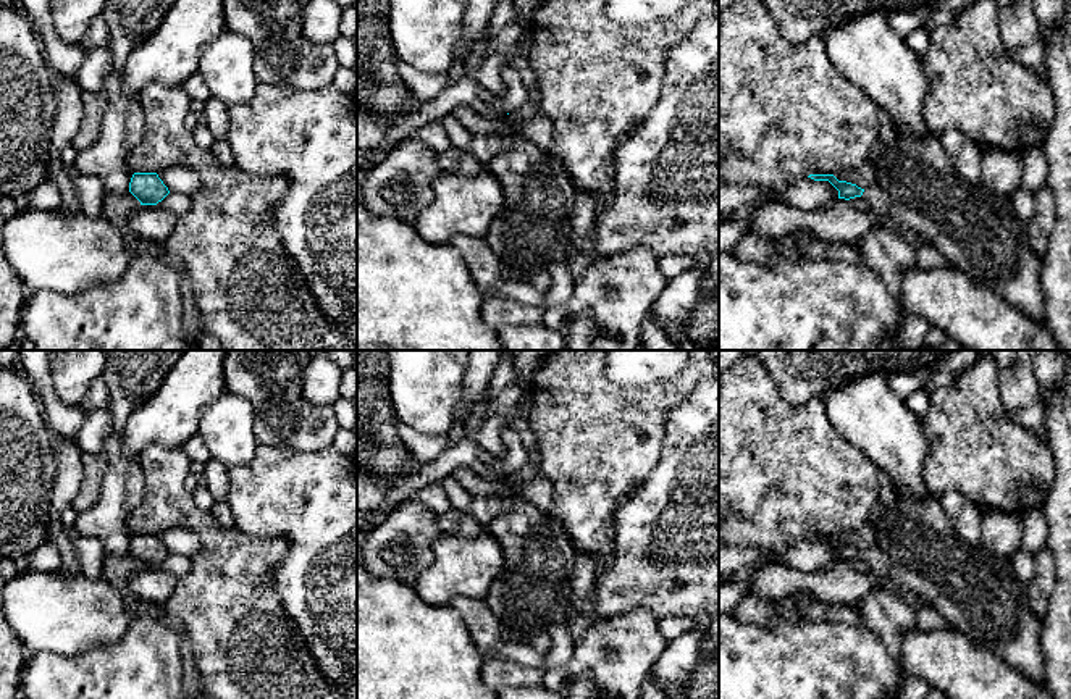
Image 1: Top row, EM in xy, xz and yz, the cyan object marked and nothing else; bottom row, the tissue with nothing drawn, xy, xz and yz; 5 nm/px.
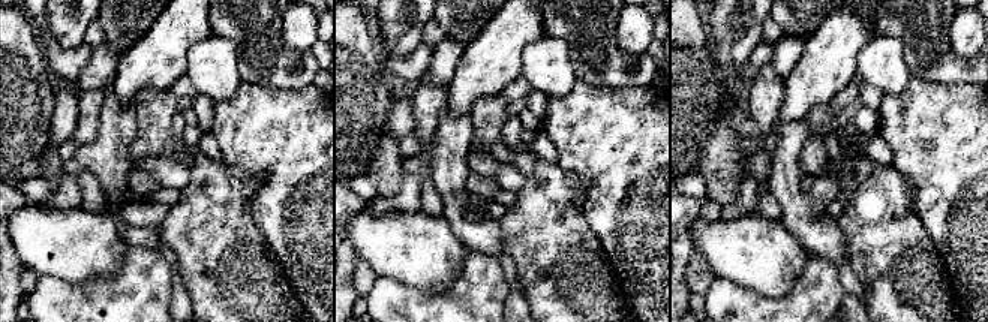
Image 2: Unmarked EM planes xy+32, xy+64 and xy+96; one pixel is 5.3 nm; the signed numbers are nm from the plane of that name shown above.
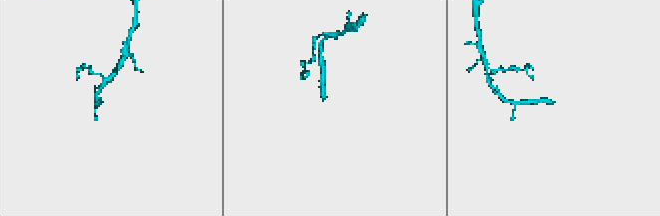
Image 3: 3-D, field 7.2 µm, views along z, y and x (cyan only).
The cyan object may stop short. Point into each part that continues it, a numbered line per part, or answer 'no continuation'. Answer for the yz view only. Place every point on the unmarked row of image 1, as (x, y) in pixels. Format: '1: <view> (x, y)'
1: yz (916, 546)

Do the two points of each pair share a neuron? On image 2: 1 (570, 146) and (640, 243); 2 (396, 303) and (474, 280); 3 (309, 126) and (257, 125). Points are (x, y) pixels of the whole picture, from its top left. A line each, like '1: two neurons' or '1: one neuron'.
1: one neuron
2: one neuron
3: one neuron

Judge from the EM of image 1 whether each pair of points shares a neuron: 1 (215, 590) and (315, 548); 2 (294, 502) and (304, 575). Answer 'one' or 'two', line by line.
1: two
2: one

